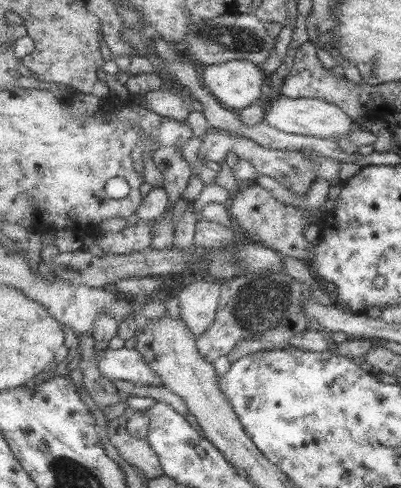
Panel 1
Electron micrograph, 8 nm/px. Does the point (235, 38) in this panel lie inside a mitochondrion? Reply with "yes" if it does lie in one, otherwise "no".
yes

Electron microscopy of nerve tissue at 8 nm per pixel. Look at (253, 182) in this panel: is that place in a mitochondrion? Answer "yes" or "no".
no

